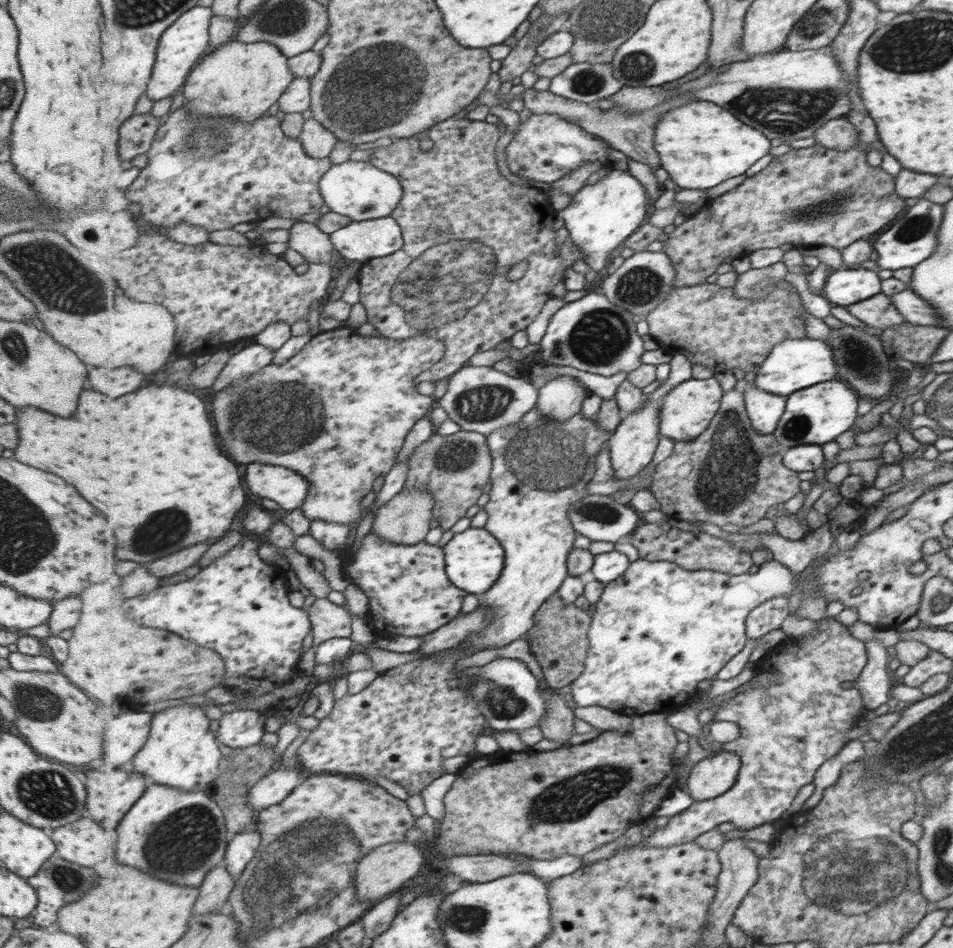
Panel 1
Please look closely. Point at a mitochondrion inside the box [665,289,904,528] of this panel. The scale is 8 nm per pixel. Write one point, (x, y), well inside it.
(735, 469)

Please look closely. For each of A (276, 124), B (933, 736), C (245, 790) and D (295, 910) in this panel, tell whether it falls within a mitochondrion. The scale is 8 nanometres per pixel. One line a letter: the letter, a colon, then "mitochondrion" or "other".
A: other
B: mitochondrion
C: other
D: mitochondrion

